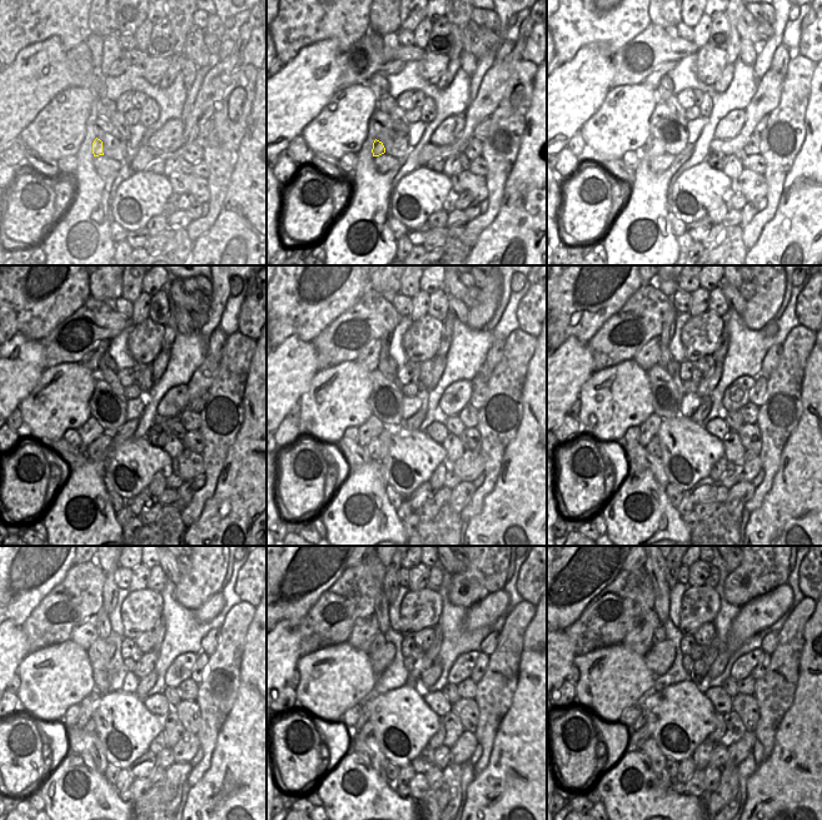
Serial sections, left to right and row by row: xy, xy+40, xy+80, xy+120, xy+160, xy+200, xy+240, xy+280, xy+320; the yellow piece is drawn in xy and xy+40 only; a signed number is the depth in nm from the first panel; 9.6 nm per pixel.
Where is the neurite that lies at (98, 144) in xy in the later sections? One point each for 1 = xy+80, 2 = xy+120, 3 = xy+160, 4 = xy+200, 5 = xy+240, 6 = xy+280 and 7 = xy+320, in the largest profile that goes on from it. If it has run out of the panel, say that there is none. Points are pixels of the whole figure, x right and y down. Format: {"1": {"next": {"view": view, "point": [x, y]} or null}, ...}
{"1": {"next": {"view": "xy+80", "point": [653, 147]}}, "2": {"next": {"view": "xy+120", "point": [94, 430]}}, "3": {"next": {"view": "xy+160", "point": [374, 428]}}, "4": {"next": {"view": "xy+200", "point": [646, 435]}}, "5": {"next": {"view": "xy+240", "point": [85, 714]}}, "6": {"next": {"view": "xy+280", "point": [364, 715]}}, "7": {"next": {"view": "xy+320", "point": [642, 719]}}}

